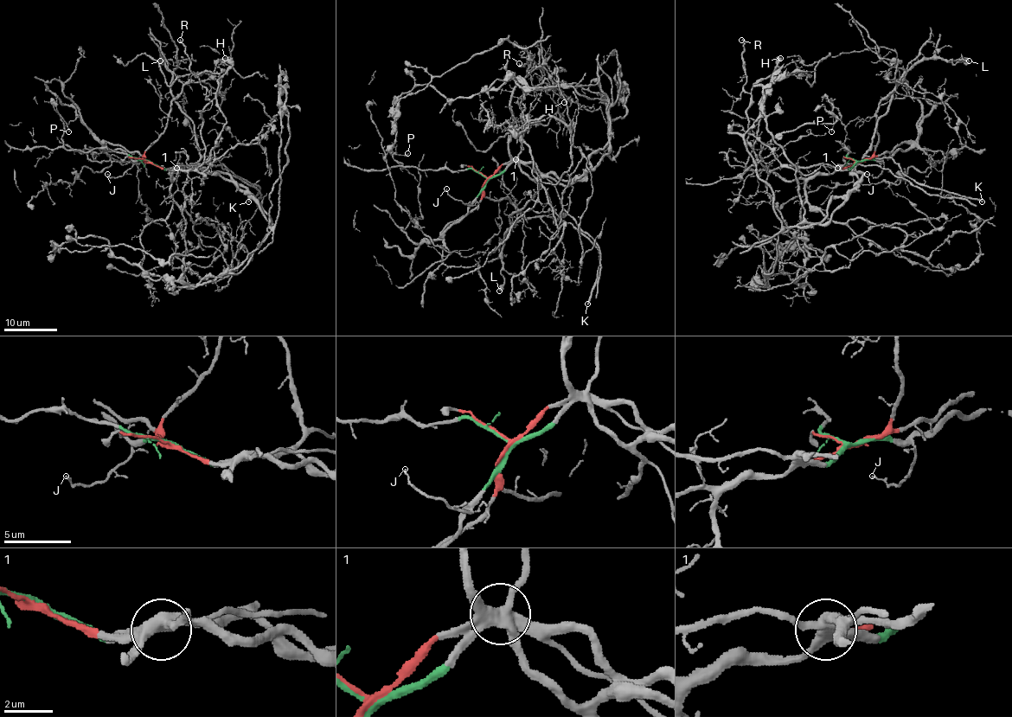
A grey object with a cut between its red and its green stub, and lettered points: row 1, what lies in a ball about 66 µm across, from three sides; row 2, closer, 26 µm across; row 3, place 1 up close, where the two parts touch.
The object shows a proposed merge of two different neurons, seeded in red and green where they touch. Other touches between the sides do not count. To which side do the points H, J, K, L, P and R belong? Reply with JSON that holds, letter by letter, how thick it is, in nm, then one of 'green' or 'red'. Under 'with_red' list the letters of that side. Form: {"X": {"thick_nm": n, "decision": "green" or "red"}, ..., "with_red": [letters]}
{"H": {"thick_nm": 240, "decision": "green"}, "J": {"thick_nm": 110, "decision": "green"}, "K": {"thick_nm": 240, "decision": "green"}, "L": {"thick_nm": 700, "decision": "green"}, "P": {"thick_nm": 90, "decision": "green"}, "R": {"thick_nm": 240, "decision": "green"}, "with_red": []}

